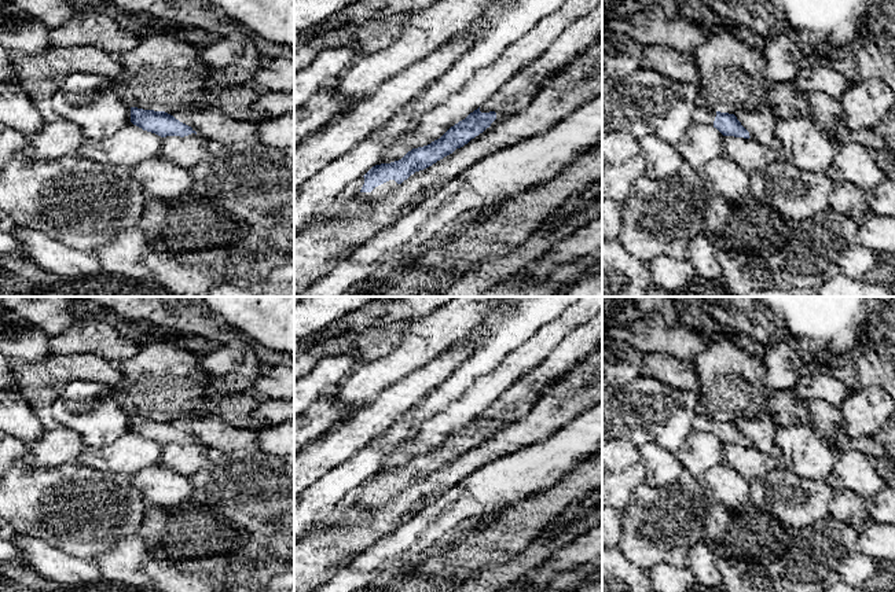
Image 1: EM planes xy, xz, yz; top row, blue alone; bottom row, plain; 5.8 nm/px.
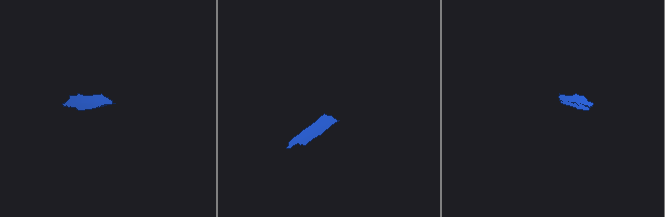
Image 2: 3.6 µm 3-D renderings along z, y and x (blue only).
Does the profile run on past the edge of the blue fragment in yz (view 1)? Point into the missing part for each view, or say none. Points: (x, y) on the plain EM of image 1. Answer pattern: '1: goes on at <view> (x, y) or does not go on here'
1: goes on at yz (703, 422)

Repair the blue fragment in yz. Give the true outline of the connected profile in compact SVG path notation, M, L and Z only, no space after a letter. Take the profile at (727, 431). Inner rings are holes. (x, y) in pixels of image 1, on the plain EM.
M704 412L693 419L693 430L712 433L723 444L751 445L734 422L715 419Z

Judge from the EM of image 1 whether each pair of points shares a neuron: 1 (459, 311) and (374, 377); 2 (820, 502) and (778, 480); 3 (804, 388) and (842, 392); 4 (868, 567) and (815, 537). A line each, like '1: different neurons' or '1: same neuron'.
1: same neuron
2: same neuron
3: same neuron
4: same neuron

